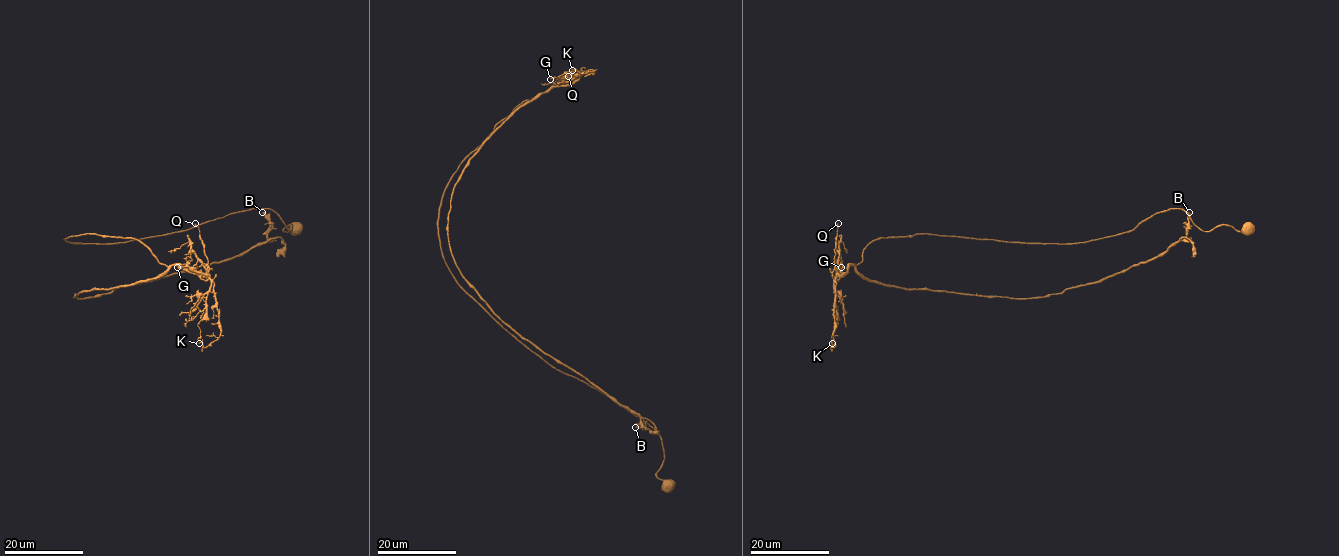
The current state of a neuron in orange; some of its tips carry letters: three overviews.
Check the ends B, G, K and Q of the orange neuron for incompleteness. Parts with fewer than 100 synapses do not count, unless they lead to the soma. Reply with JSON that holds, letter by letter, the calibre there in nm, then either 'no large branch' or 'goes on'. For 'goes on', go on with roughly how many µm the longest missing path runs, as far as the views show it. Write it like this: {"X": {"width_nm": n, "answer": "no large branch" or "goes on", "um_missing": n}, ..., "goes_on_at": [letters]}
{"B": {"width_nm": 380, "answer": "no large branch"}, "G": {"width_nm": 180, "answer": "no large branch"}, "K": {"width_nm": 120, "answer": "no large branch"}, "Q": {"width_nm": 140, "answer": "no large branch"}, "goes_on_at": []}

